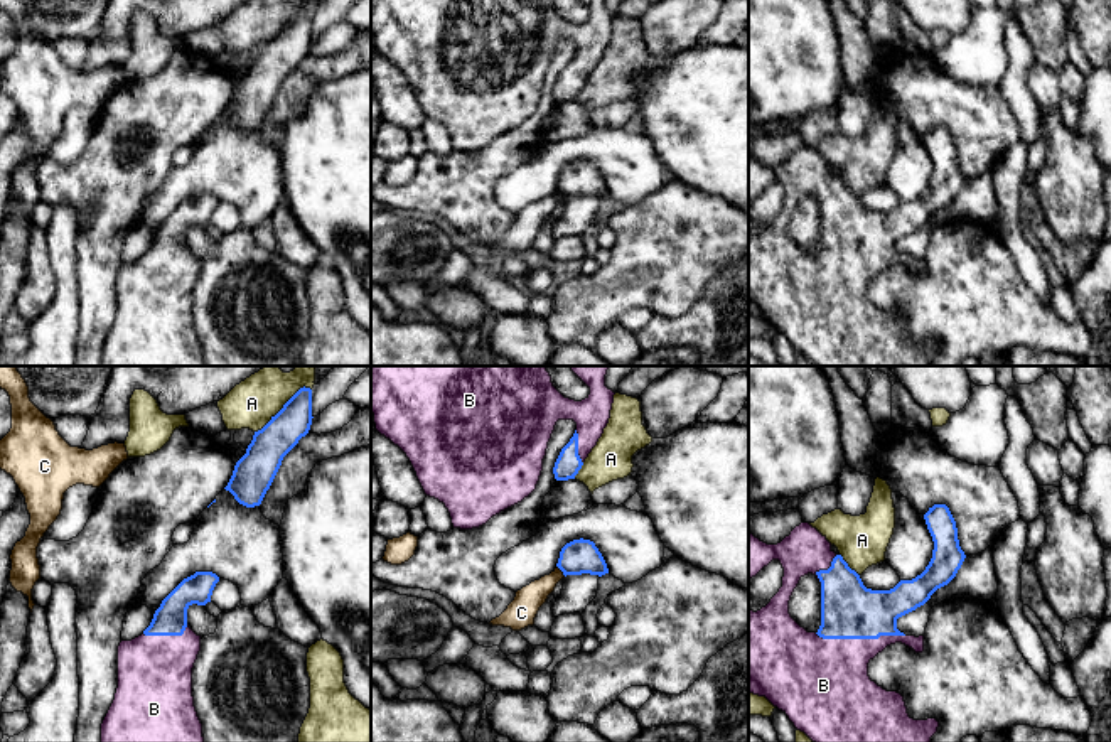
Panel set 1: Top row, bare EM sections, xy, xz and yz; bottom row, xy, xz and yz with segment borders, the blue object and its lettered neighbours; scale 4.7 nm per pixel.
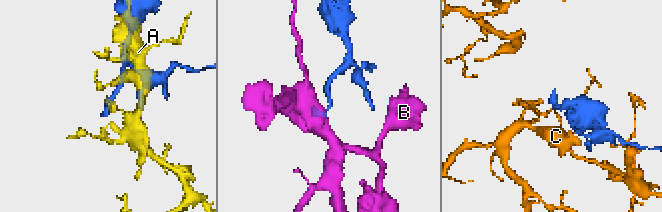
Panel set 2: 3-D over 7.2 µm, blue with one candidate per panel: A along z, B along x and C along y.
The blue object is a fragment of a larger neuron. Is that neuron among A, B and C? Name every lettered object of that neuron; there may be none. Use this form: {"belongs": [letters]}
{"belongs": ["B"]}

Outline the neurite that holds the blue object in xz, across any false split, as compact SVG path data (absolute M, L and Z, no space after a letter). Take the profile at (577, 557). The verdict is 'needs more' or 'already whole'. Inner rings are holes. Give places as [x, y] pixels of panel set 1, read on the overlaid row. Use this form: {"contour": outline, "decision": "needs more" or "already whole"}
{"contour": "M573 540L566 543L561 551L556 567L563 572L563 575L605 575L609 573L607 563L590 540Z", "decision": "already whole"}

